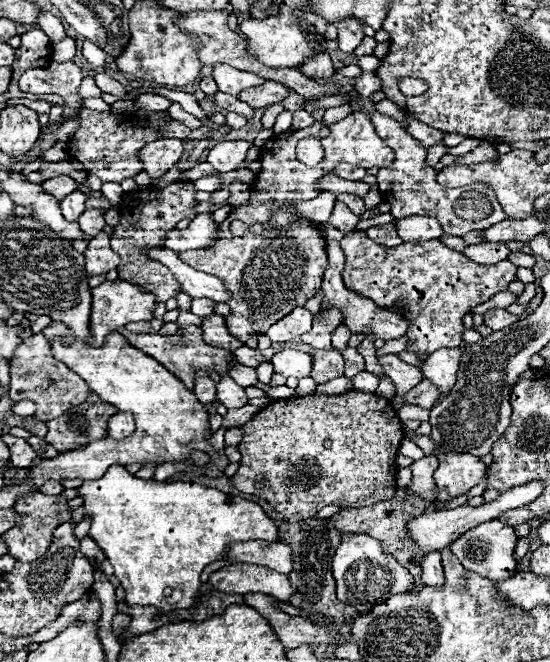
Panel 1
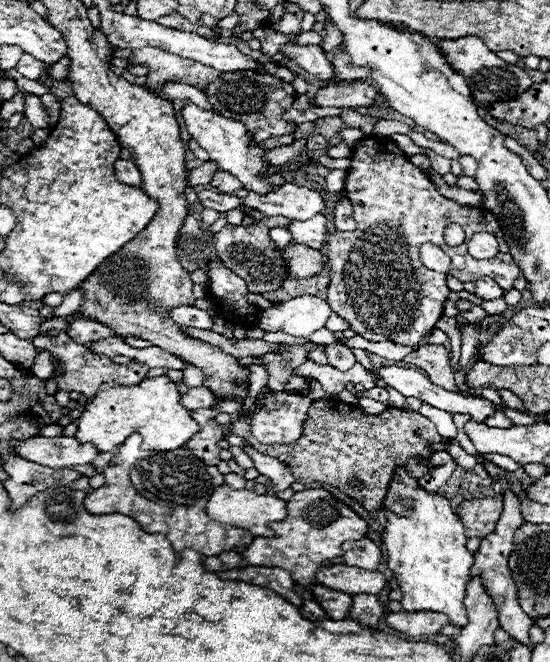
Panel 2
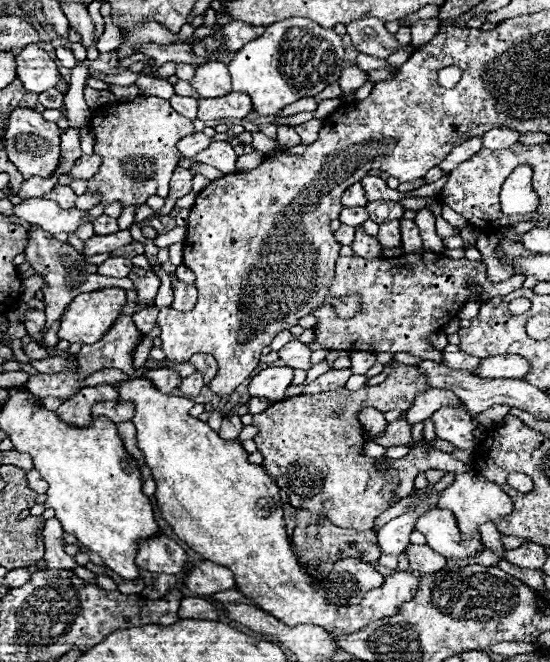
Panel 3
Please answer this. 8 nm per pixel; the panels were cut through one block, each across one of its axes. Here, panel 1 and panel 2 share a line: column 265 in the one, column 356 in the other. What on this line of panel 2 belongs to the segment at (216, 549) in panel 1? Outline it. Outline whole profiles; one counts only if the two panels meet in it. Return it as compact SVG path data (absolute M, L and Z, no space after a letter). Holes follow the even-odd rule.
M304 490L296 492L288 502L288 516L280 522L280 532L274 538L254 538L254 542L242 552L224 552L220 556L208 556L204 560L204 568L210 572L244 568L244 566L278 566L292 574L292 580L310 586L314 584L316 570L324 560L332 560L342 556L342 542L346 540L362 540L368 534L368 522L360 518L352 508L334 498L328 490Z

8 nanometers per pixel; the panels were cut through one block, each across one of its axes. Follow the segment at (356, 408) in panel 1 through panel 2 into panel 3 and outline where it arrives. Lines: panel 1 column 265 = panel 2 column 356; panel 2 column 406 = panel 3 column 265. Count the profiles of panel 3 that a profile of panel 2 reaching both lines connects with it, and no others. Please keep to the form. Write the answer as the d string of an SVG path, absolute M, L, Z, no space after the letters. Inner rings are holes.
M394 364L390 376L370 388L356 392L340 388L276 402L262 414L254 414L254 426L260 428L254 442L264 456L262 466L288 494L288 502L294 508L322 514L342 528L372 530L374 520L390 508L396 482L380 476L374 458L362 456L366 440L358 422L358 410L374 406L380 412L390 412L396 406L412 406L414 398L426 390L430 386L416 366Z

